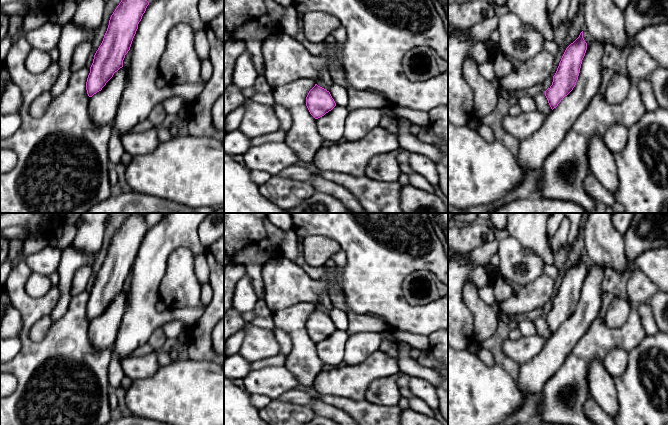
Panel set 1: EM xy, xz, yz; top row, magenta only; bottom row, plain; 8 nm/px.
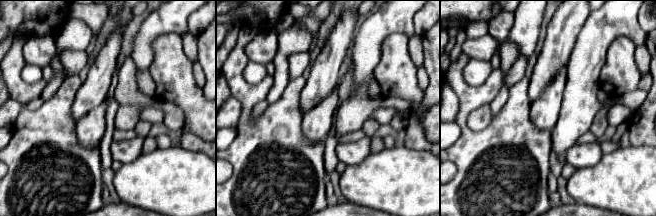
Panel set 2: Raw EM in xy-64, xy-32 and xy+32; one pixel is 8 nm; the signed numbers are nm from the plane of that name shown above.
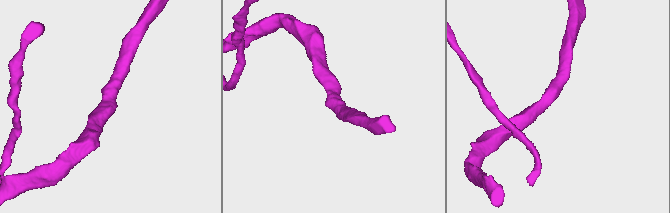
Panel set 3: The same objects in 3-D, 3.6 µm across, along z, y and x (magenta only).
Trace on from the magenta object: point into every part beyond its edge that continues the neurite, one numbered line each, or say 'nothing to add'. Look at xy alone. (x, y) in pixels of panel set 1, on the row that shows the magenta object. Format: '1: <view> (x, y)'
1: xy (102, 107)

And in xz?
1: xz (330, 126)

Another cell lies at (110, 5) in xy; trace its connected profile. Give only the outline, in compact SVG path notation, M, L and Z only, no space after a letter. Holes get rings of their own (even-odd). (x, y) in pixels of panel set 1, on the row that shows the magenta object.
M106 0L105 1L103 19L102 19L102 22L95 34L95 37L91 43L92 51L91 51L91 54L90 54L88 60L87 60L87 63L86 63L86 66L88 68L91 67L91 65L93 63L94 55L103 41L104 35L105 35L108 25L109 25L110 17L120 2L121 2L121 0Z

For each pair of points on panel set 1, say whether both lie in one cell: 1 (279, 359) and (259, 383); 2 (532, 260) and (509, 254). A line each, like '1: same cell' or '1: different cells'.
1: different cells
2: same cell

